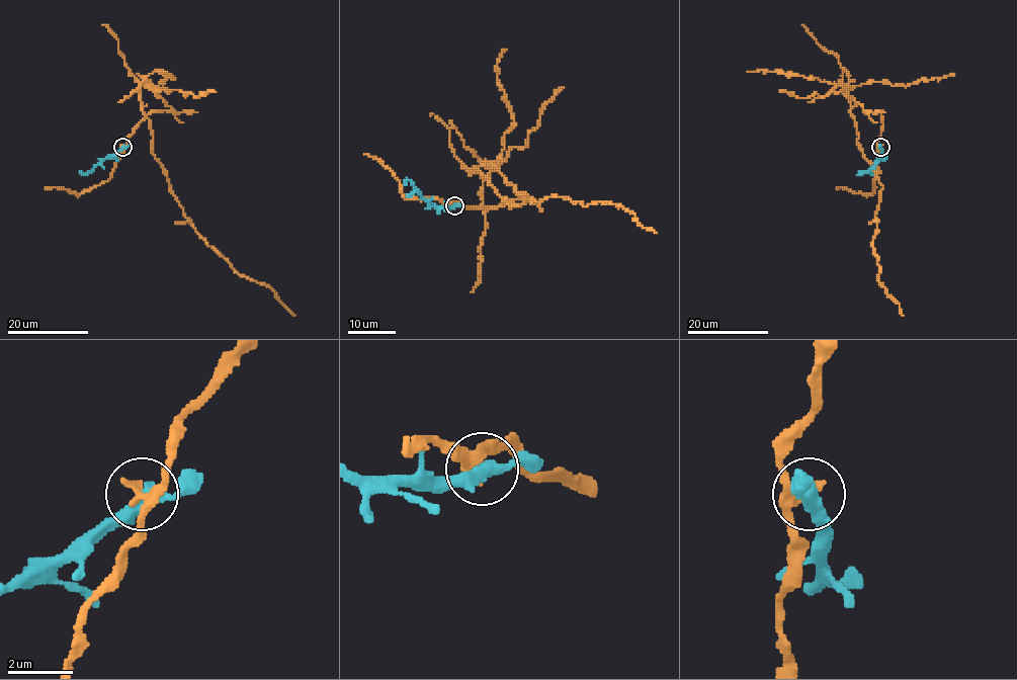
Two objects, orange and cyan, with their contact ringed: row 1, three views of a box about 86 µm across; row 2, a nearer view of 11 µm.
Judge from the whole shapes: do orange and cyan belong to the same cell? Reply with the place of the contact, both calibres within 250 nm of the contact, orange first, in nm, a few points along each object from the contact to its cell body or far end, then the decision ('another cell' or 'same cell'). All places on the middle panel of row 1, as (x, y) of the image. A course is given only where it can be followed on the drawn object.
at (454, 205); 280 nm thick on the orange side, 400 nm on the other; orange runs (454, 205), (502, 205), (517, 197), (492, 163), (474, 167), (509, 207), (549, 196), (605, 202), (656, 233); cyan runs (454, 205), (431, 205), (412, 183), (407, 179), (405, 184); another cell

